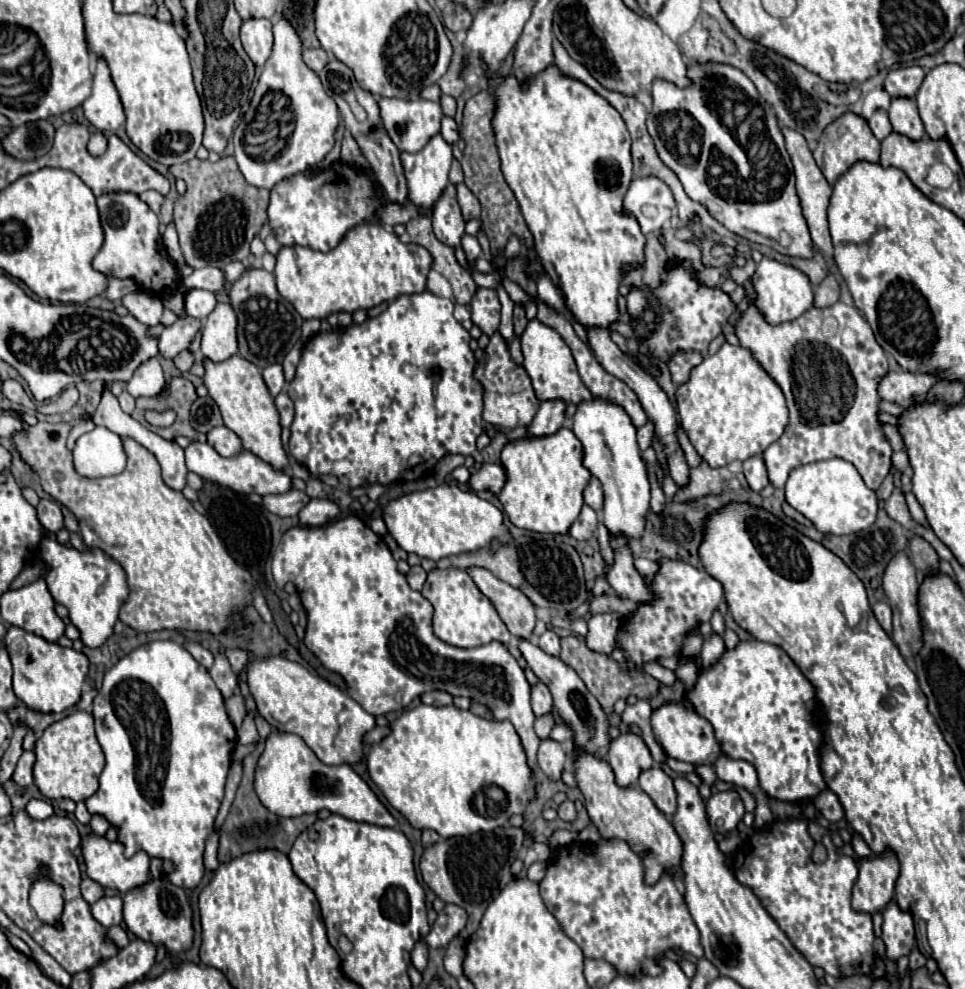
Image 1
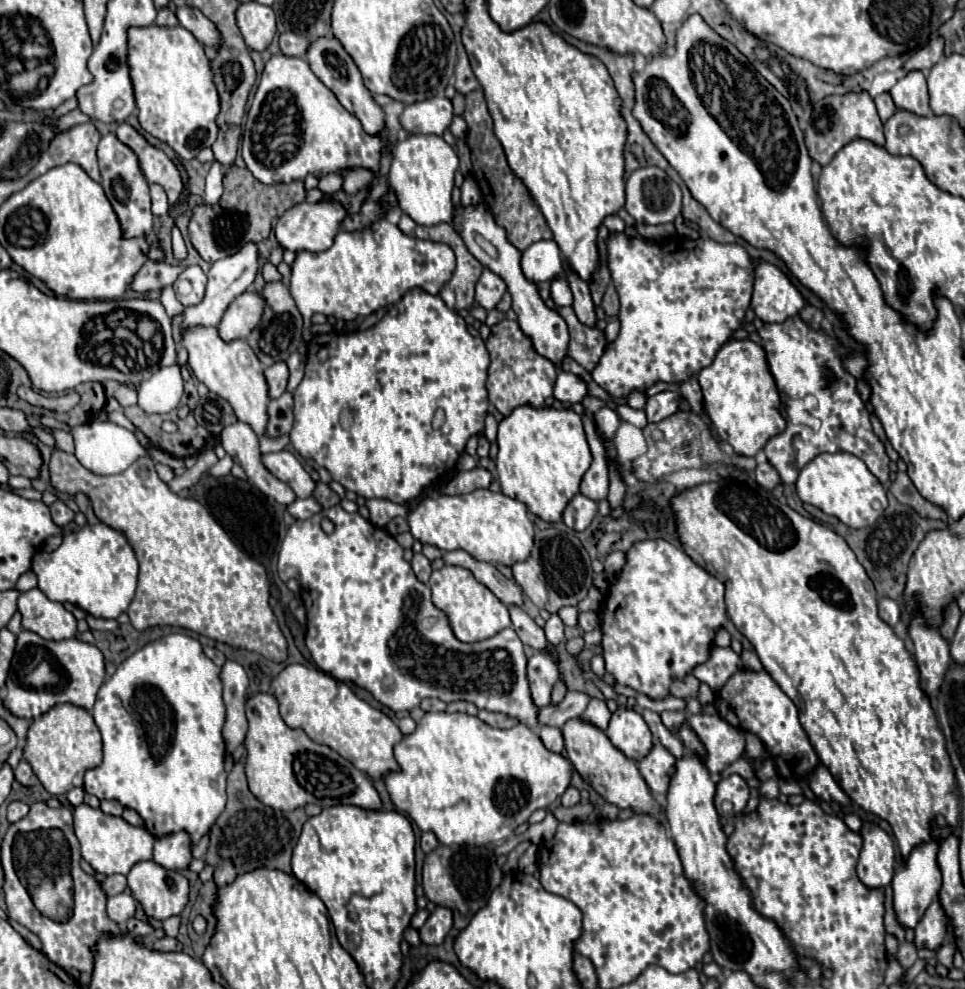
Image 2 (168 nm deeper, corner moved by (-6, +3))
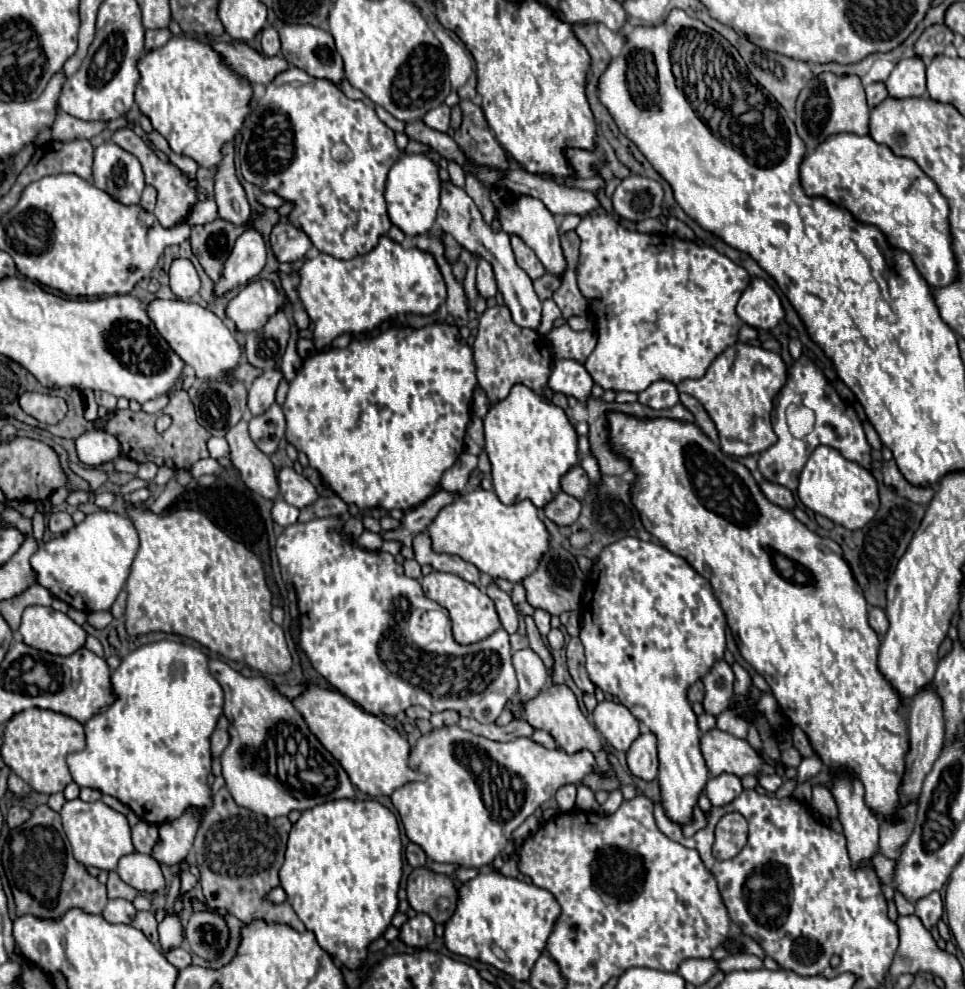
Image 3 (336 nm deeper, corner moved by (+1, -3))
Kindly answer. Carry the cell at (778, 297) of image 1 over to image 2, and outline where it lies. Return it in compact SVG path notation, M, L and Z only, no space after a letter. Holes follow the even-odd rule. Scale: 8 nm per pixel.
M761 261L755 265L751 307L761 321L783 323L805 307L805 297L777 265Z

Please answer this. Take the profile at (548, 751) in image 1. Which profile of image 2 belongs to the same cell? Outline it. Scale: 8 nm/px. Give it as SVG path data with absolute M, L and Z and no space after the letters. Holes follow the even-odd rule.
M543 725L539 729L539 737L543 741L543 745L553 751L553 753L563 753L565 749L565 743L563 743L563 733L559 727L549 727L549 725Z

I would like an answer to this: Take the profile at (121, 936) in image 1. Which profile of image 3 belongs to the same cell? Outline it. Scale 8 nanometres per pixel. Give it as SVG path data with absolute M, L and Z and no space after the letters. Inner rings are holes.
M138 911L136 919L132 921L132 927L140 929L154 945L158 945L158 931L156 931L156 919L150 911Z

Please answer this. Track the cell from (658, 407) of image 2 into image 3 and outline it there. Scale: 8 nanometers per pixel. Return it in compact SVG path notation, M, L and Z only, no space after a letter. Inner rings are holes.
M654 381L648 389L644 389L638 395L638 401L642 405L648 405L652 409L666 409L666 407L674 407L678 403L678 389L674 383L670 381Z

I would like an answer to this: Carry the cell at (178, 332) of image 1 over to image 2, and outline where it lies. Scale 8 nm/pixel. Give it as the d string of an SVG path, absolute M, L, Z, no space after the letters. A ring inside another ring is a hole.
M249 243L245 247L241 247L235 255L229 255L225 259L219 259L211 265L207 277L209 277L209 283L207 283L207 293L205 293L205 299L201 301L201 305L193 305L193 307L187 307L183 311L183 319L179 323L179 329L185 331L185 329L191 329L191 327L217 327L217 323L221 321L221 315L225 313L225 309L229 307L229 303L241 295L243 291L247 291L247 287L253 283L255 279L255 273L257 273L257 263L259 263L259 249L255 243Z

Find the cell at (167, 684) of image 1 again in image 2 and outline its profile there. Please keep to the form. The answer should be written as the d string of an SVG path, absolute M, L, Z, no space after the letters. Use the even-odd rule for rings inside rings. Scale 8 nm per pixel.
M171 633L127 657L109 679L109 685L115 695L111 695L109 689L99 689L93 707L95 723L103 735L103 763L85 773L83 789L101 801L115 799L123 807L135 809L153 837L187 831L191 847L195 847L227 803L227 773L223 765L225 739L221 733L225 725L225 705L221 699L219 667L205 657L197 639Z

